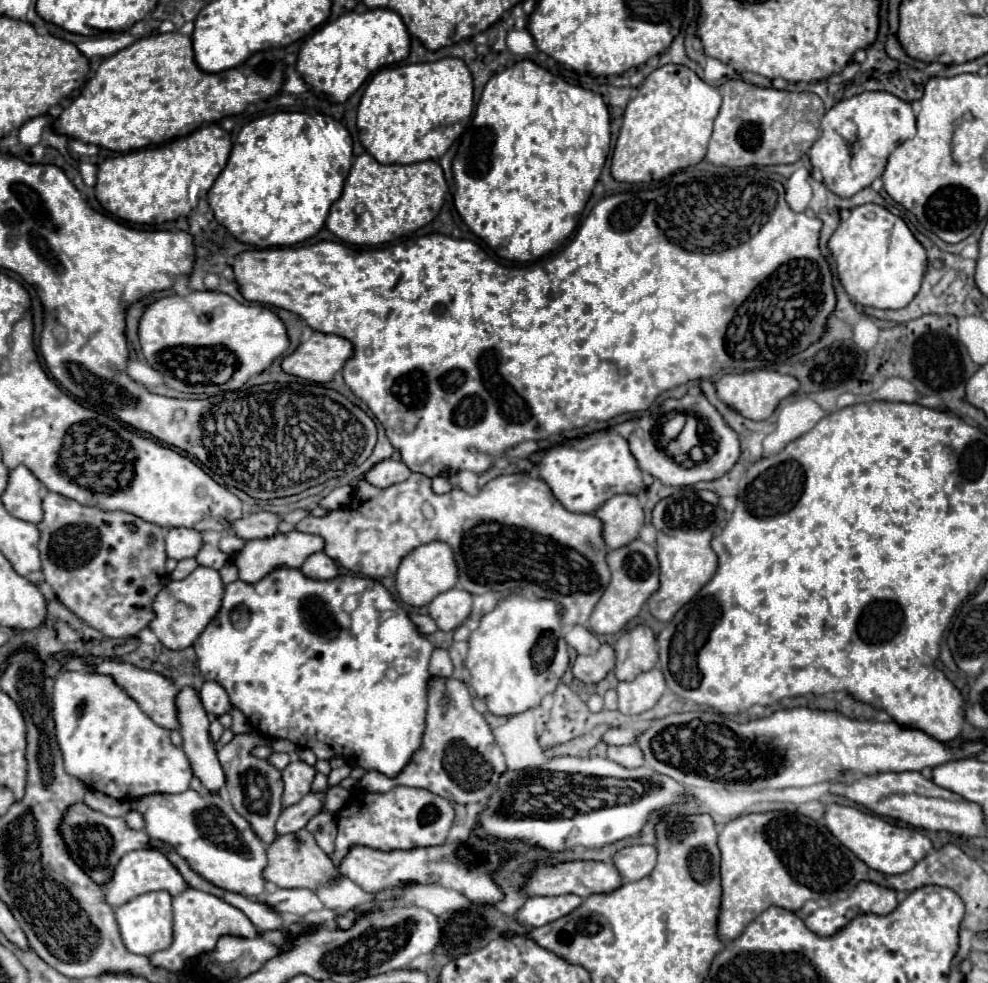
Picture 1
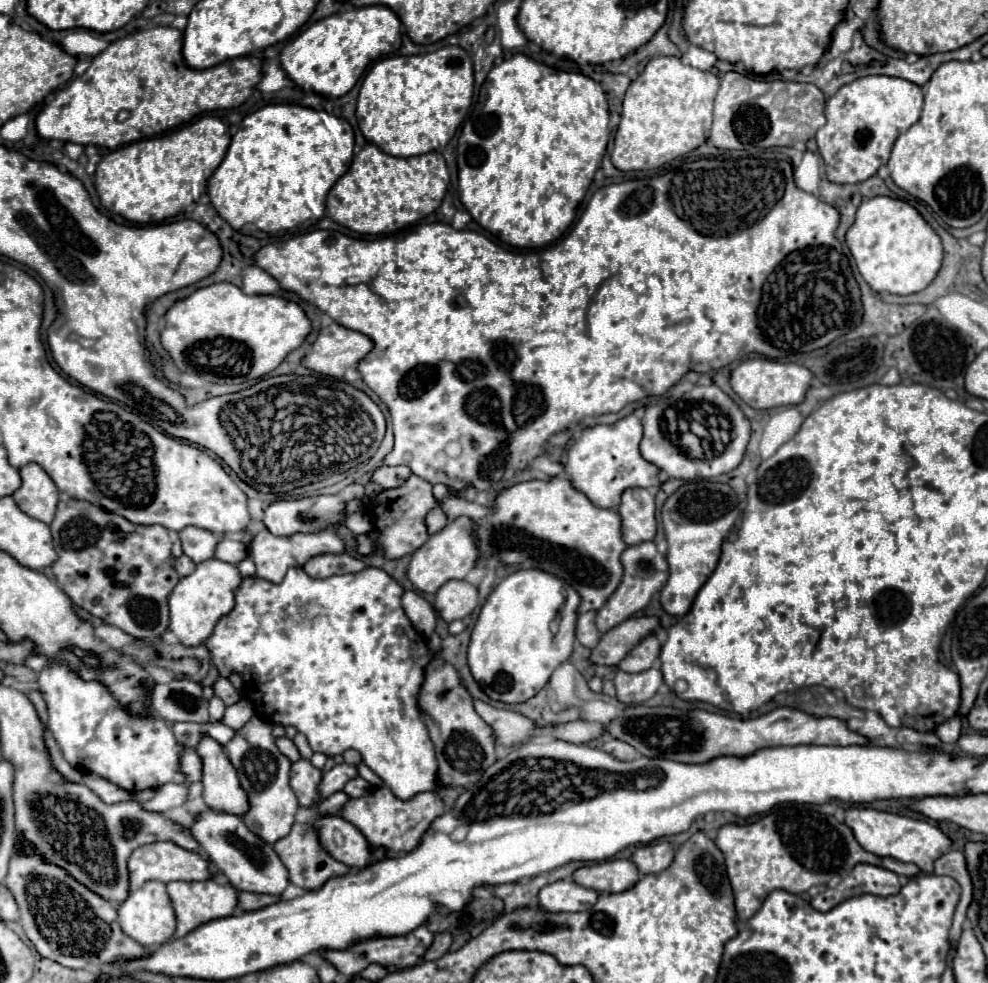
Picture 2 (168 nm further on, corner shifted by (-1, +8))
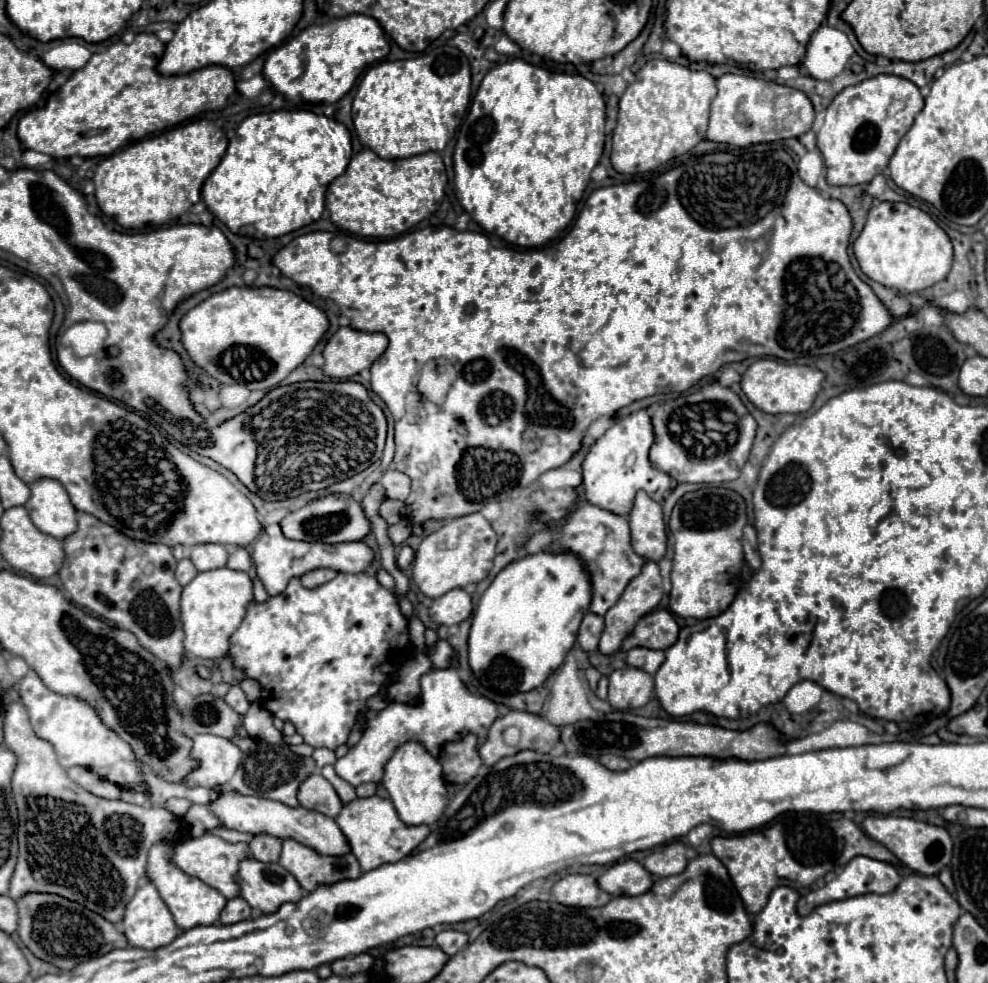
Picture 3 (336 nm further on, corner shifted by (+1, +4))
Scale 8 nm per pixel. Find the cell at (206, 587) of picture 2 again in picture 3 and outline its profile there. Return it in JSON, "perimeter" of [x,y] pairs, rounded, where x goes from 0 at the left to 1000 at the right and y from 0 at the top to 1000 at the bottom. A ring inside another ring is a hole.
{"perimeter":[[[232,577],[205,581],[193,593],[185,597],[183,603],[183,634],[187,642],[185,658],[187,664],[201,670],[228,668],[232,662],[232,648],[238,644],[248,628],[248,615],[256,609],[254,587],[246,581],[236,581]]]}

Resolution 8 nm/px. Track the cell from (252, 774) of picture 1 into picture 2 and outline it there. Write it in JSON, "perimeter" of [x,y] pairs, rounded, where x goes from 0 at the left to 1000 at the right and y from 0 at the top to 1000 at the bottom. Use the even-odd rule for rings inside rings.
{"perimeter":[[[258,727],[246,742],[240,744],[238,752],[228,758],[228,766],[240,782],[244,801],[252,807],[254,823],[246,829],[246,835],[254,847],[258,847],[272,860],[280,858],[293,847],[299,837],[299,827],[303,823],[301,811],[293,799],[295,774],[280,762],[274,744],[276,736]]]}

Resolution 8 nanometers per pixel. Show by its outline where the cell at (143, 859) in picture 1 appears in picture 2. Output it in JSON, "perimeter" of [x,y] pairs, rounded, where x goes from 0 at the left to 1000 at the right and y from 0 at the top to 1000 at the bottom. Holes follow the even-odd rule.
{"perimeter":[[[175,856],[165,858],[153,858],[145,860],[139,866],[135,866],[131,874],[131,906],[139,906],[145,898],[157,894],[163,898],[171,896],[210,896],[216,892],[216,878],[205,868],[195,868],[189,864],[183,864]]]}

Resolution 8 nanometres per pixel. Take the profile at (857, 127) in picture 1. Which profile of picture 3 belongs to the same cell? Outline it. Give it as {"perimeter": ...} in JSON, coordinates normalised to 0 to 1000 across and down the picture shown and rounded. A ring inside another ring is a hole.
{"perimeter":[[[888,76],[867,86],[855,89],[837,109],[833,129],[827,135],[827,152],[837,168],[839,188],[871,188],[892,176],[908,145],[920,133],[926,117],[934,111],[934,99],[926,84],[906,78]]]}

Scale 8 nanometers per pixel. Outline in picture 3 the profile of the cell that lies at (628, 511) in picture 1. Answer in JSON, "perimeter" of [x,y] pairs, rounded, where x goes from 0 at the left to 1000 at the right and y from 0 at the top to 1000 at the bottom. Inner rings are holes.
{"perimeter":[[[647,499],[635,528],[639,536],[641,561],[647,567],[667,571],[675,554],[675,542],[673,542],[673,532],[667,512],[661,510],[653,499]]]}

